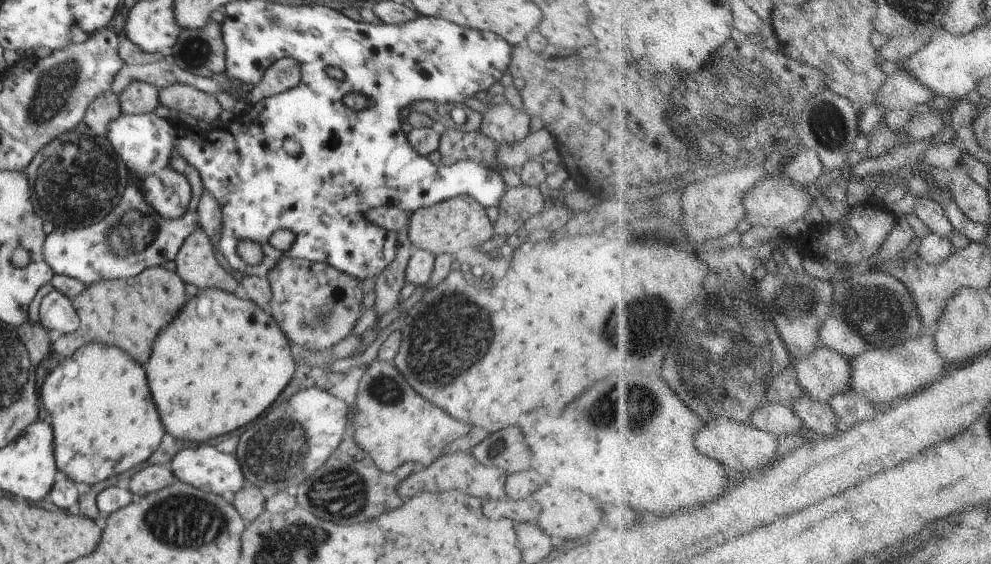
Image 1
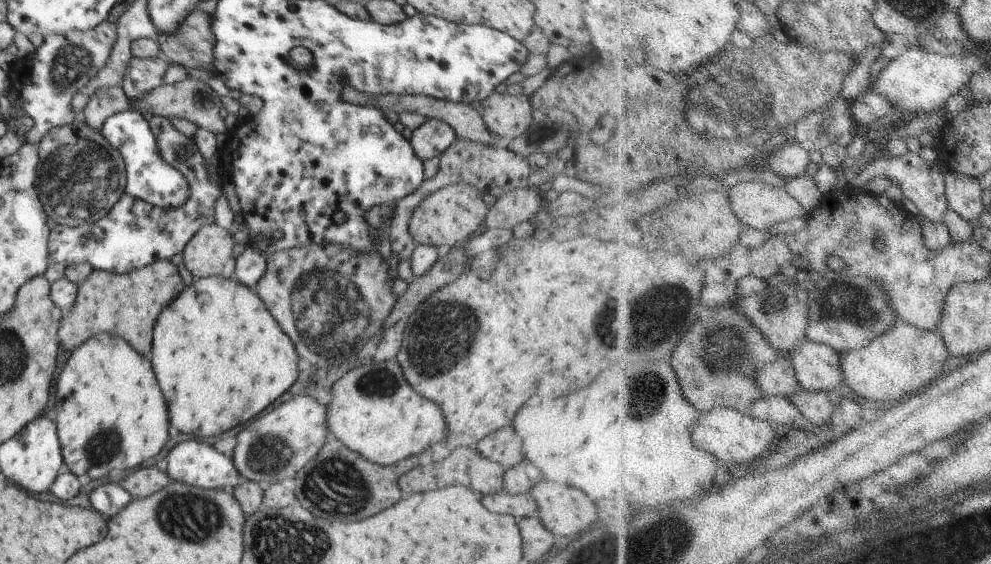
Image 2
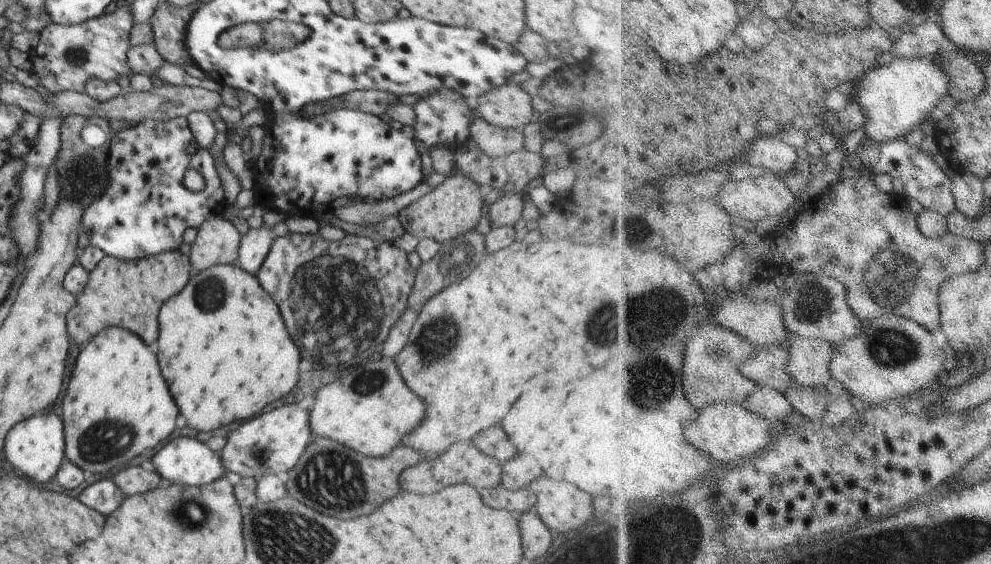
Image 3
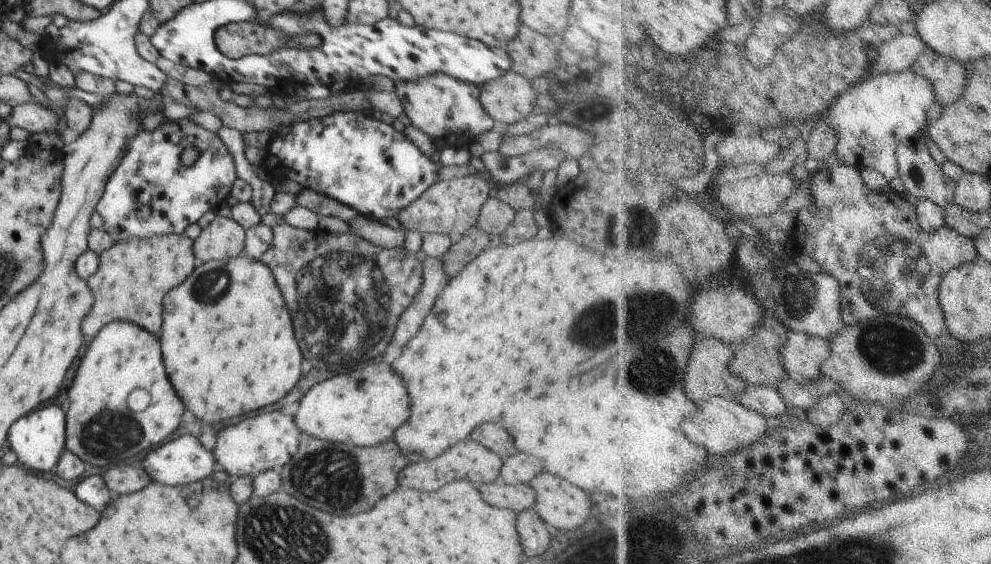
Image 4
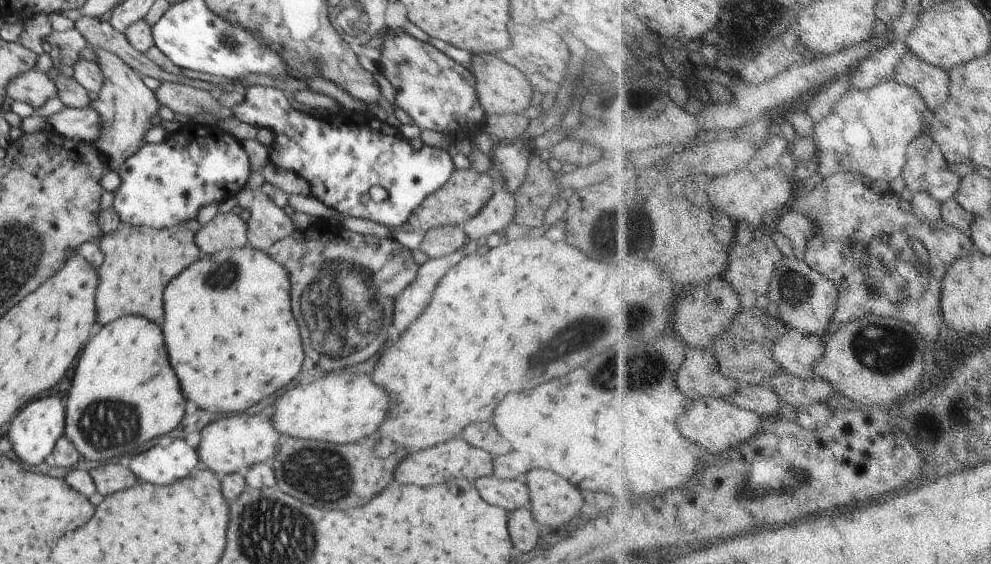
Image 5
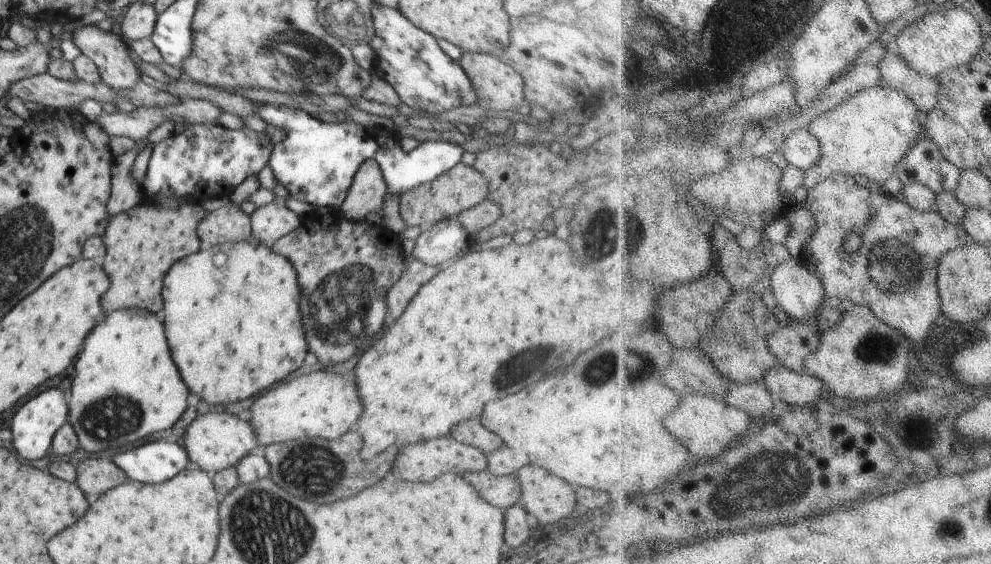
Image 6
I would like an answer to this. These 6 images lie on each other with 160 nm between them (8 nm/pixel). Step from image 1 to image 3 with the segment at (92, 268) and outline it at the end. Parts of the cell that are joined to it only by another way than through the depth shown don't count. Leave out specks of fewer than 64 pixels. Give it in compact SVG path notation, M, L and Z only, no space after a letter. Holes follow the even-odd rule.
M176 117L167 121L155 121L148 119L133 125L126 125L119 129L114 129L111 136L111 147L108 152L107 160L107 183L105 184L105 189L103 193L96 197L92 204L89 204L85 210L83 219L81 220L81 230L84 231L85 228L91 231L91 244L100 247L106 255L110 255L122 260L138 260L144 257L154 256L155 254L171 251L172 249L178 249L181 242L183 241L182 235L188 228L199 228L201 224L204 224L210 217L220 217L224 214L226 210L227 202L224 197L224 189L222 189L222 183L220 182L220 177L218 177L218 171L216 171L216 165L214 165L214 158L207 148L198 147L194 154L188 152L190 146L195 145L195 136L193 135L192 129L189 127L189 122L187 117ZM188 168L195 168L202 174L205 180L205 188L202 191L192 192L187 190L183 185L184 172Z

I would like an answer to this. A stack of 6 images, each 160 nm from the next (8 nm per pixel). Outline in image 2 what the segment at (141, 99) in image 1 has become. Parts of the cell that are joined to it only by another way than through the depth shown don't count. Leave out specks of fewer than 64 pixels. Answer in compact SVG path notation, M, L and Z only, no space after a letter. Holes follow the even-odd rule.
M157 55L152 58L132 56L120 84L130 104L138 97L142 97L145 92L162 85L168 66L169 63Z

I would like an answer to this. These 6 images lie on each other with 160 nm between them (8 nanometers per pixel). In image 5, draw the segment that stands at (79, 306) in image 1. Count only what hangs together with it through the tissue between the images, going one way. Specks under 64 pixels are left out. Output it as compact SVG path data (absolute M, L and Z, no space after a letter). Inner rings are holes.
M196 219L162 230L123 226L116 232L103 236L98 243L103 255L100 284L96 290L98 322L104 326L124 314L138 314L148 320L160 322L164 318L162 294L166 284L201 254L195 242L196 234L201 228Z

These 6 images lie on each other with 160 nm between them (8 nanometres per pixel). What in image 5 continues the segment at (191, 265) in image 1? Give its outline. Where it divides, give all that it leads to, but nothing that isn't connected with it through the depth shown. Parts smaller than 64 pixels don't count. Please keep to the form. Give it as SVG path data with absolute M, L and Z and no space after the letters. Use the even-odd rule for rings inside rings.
M234 212L218 213L196 234L195 242L206 256L249 244L247 224Z

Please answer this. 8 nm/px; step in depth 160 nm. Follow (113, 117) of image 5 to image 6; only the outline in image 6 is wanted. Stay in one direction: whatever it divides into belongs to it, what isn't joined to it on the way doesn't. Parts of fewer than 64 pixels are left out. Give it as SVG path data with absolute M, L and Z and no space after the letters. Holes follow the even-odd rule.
M96 25L84 26L75 30L73 35L69 36L72 42L80 49L82 55L90 58L93 64L98 68L101 83L106 84L108 88L114 90L130 90L140 83L140 72L136 64L130 58L128 44L120 36L110 32L100 30Z

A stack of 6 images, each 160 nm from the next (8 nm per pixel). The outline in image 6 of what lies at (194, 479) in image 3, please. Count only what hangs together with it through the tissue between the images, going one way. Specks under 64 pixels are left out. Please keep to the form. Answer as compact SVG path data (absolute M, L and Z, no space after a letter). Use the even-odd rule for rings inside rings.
M148 442L134 450L112 457L112 462L128 474L128 478L144 484L160 484L170 480L188 466L185 448L176 442Z

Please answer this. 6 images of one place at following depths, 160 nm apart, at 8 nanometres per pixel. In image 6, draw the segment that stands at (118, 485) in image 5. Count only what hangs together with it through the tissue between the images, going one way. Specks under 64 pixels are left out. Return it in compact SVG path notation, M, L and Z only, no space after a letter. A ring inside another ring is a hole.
M84 458L77 468L78 480L82 492L100 496L102 492L126 482L124 472L112 461L106 458Z

